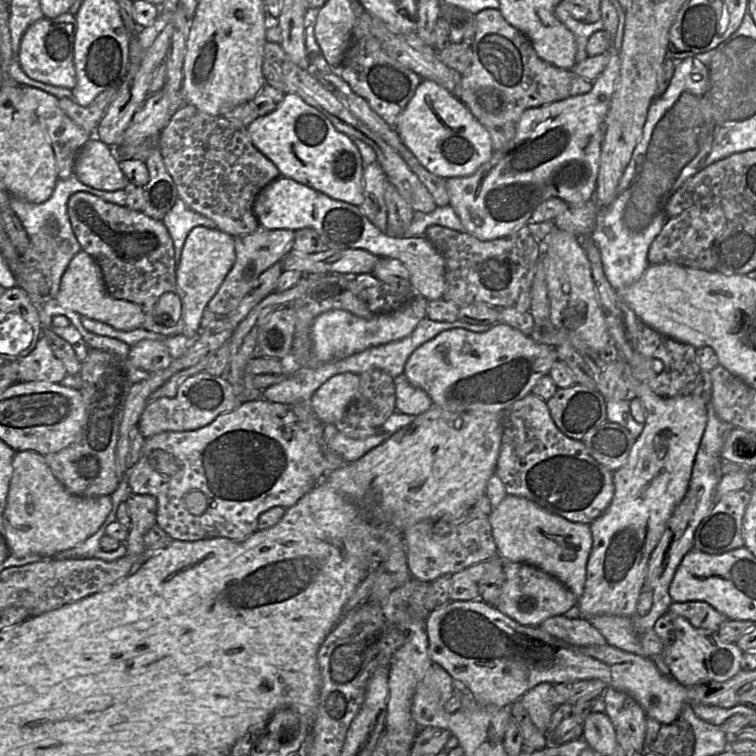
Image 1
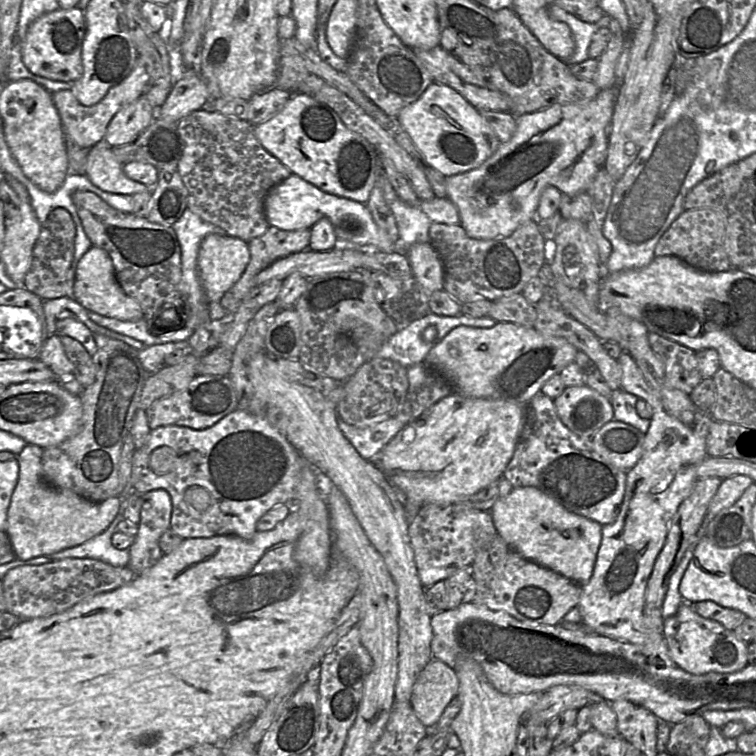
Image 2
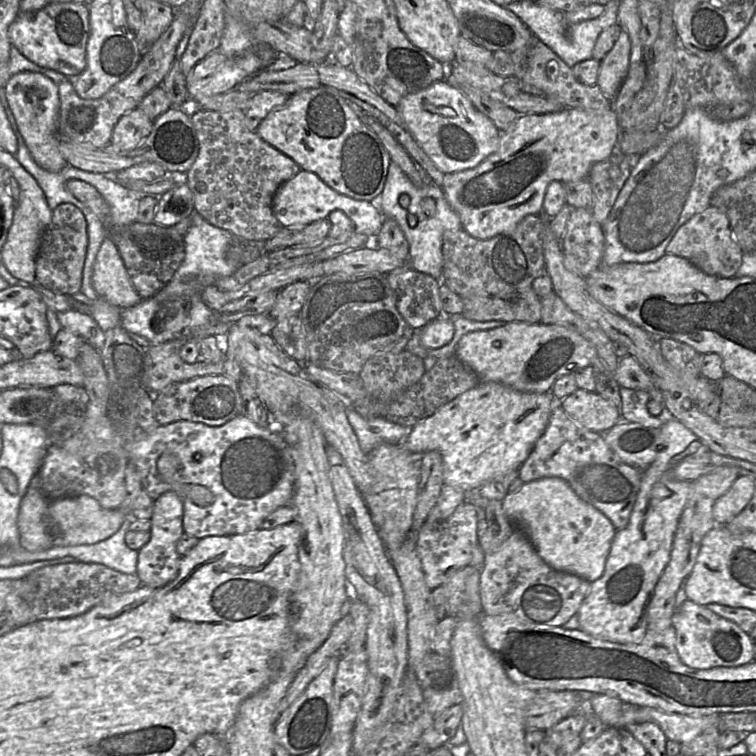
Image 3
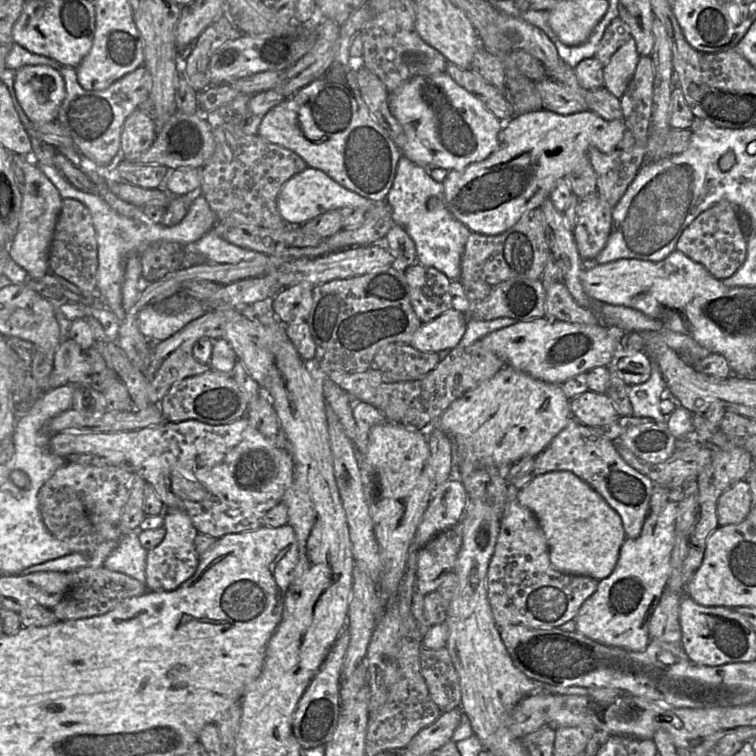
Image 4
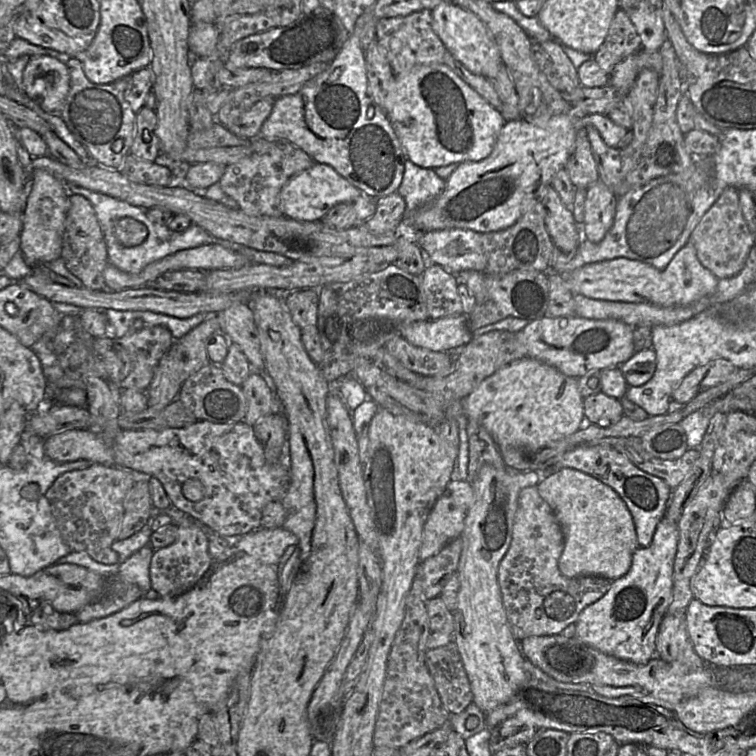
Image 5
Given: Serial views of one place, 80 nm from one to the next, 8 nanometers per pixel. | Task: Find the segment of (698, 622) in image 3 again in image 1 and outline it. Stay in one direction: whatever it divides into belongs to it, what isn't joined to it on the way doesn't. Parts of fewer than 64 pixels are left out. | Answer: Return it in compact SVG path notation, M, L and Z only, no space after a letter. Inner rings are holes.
M667 612L653 626L663 641L662 657L670 677L684 686L708 682L723 682L742 670L743 651L735 644L723 641L716 632L696 628L682 616Z

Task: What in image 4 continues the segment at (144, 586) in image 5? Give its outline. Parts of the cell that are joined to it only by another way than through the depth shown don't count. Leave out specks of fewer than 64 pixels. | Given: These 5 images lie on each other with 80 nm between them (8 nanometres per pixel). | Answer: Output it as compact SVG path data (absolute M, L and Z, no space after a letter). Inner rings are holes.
M137 531L131 532L121 537L119 544L103 565L109 570L121 572L145 584L147 553L148 550L139 542Z

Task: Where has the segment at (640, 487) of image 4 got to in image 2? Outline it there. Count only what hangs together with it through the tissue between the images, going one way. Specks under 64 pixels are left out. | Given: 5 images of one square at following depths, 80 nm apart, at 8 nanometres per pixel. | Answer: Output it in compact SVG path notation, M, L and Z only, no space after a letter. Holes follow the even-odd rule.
M542 393L534 396L527 404L525 404L525 422L518 439L514 454L508 463L502 478L508 480L514 488L519 487L534 487L542 491L545 495L553 499L555 502L563 506L569 512L575 513L577 515L584 516L588 519L596 521L601 525L606 525L612 523L619 511L621 503L624 498L624 493L626 489L626 479L627 472L616 468L612 465L598 450L598 447L594 444L592 437L581 437L576 435L574 432L569 430L559 418L556 407L554 405L554 400L545 396Z

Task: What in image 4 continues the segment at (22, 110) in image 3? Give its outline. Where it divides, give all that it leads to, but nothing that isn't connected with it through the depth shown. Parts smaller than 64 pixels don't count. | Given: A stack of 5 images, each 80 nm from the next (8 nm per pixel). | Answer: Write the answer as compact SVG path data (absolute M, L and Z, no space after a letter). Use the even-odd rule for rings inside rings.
M25 65L16 71L13 90L31 123L56 121L65 97L64 78L57 69L47 65Z

